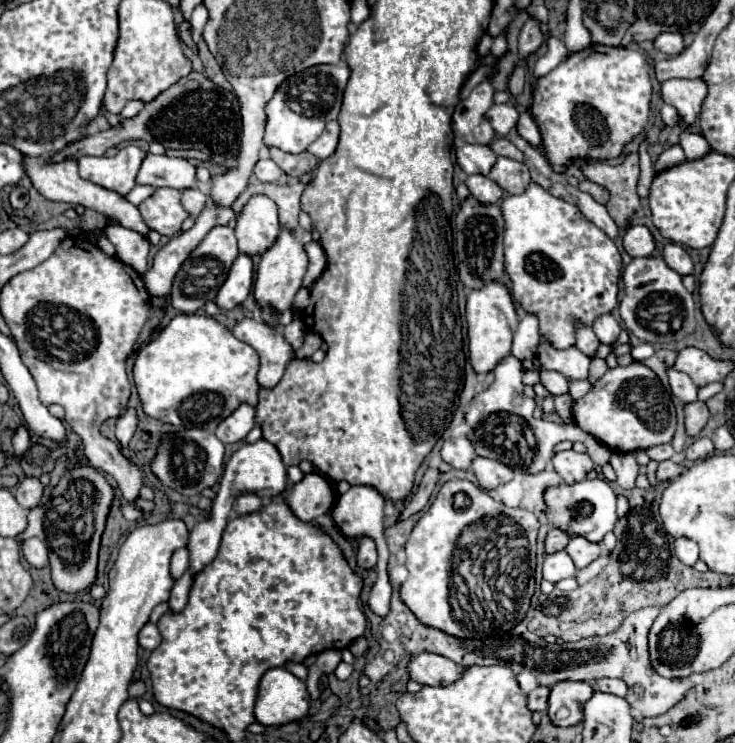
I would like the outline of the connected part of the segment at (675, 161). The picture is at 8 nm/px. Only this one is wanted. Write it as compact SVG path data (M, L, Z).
M672 145L672 147L662 151L658 161L654 163L654 169L656 169L656 173L662 173L662 169L670 169L674 165L680 165L682 161L686 161L686 155L684 155L682 147L680 145Z

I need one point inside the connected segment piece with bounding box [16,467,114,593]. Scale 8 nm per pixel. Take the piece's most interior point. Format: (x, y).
(74, 551)

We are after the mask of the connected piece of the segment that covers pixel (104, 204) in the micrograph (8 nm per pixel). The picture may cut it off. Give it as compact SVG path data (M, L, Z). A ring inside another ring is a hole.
M26 157L24 161L26 173L32 179L34 187L50 201L64 201L70 205L82 205L86 209L98 211L114 221L118 221L122 227L128 227L132 231L144 233L148 235L150 229L148 225L142 221L142 215L138 213L138 207L130 205L130 201L126 201L126 197L122 197L120 193L114 193L110 189L102 189L100 185L94 185L92 181L86 181L78 175L78 163L76 161L60 161L60 163L48 163L48 157Z

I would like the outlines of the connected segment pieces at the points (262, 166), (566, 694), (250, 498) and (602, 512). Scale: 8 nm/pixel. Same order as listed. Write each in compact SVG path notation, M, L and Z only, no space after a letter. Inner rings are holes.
M262 157L254 167L254 175L264 183L274 183L282 175L282 169L270 157Z
M558 681L550 687L548 697L548 717L558 727L578 725L582 721L582 707L592 697L592 687L586 681ZM566 707L570 715L566 719L556 719L556 711Z
M248 493L248 495L240 495L236 501L234 501L234 511L238 515L246 515L246 513L254 513L262 507L262 499L254 493Z
M596 477L578 481L574 485L552 487L544 493L544 499L548 503L548 521L552 521L554 527L560 527L570 535L584 535L590 541L602 541L602 537L612 531L614 523L618 521L616 493L606 479Z

